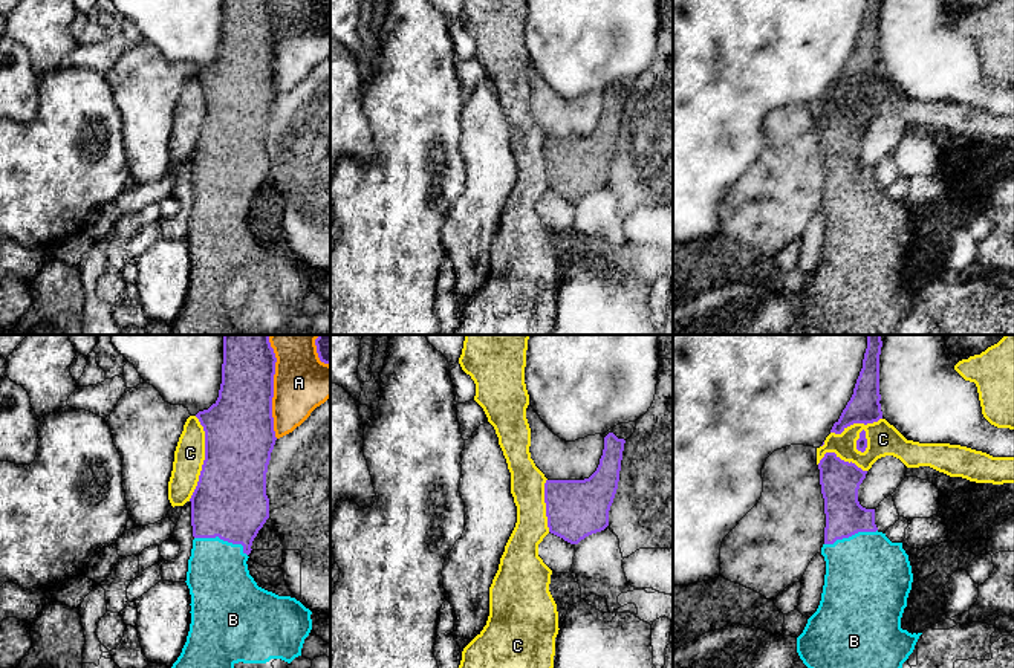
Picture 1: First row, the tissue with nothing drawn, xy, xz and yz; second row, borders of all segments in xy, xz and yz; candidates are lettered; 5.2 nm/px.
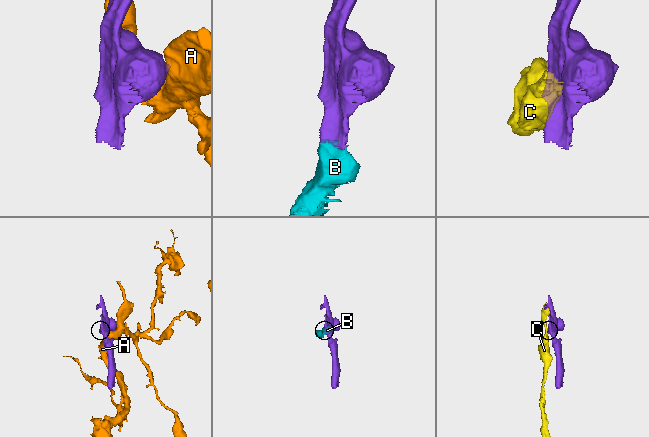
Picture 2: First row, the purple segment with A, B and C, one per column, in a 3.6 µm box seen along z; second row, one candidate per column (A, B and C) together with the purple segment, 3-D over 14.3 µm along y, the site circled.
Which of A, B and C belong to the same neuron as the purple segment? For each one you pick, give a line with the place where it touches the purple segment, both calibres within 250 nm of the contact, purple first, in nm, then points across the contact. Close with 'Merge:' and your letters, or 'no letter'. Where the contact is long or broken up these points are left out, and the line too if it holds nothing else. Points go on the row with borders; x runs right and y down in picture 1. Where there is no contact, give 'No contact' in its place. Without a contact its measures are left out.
B: Touches purple at xy (224, 540). Thickness 380 nm (purple) against 320 nm
Merge: B

